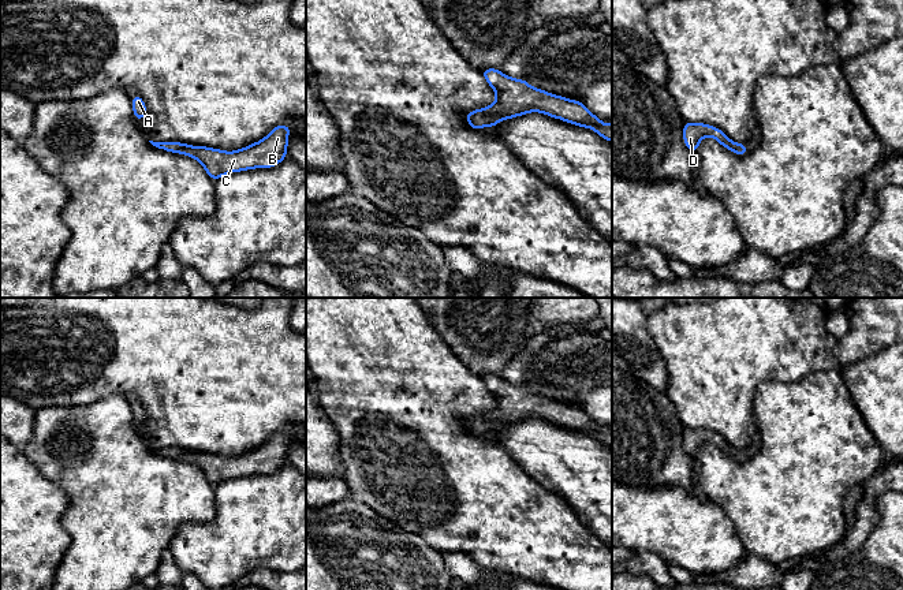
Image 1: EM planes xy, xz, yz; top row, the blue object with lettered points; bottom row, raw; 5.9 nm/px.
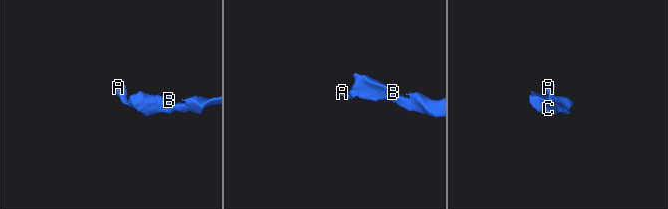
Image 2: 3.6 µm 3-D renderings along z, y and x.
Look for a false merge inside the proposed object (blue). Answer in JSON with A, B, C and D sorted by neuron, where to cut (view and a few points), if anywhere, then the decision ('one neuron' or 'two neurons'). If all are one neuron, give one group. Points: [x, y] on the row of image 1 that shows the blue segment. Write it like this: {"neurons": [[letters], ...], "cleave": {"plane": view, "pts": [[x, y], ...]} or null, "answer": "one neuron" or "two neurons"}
{"neurons": [["A", "B", "C", "D"]], "cleave": null, "answer": "one neuron"}

